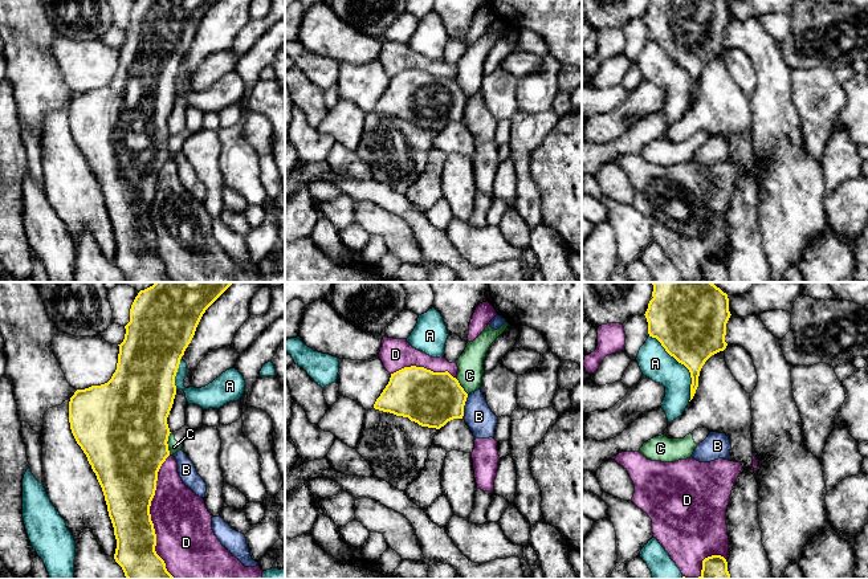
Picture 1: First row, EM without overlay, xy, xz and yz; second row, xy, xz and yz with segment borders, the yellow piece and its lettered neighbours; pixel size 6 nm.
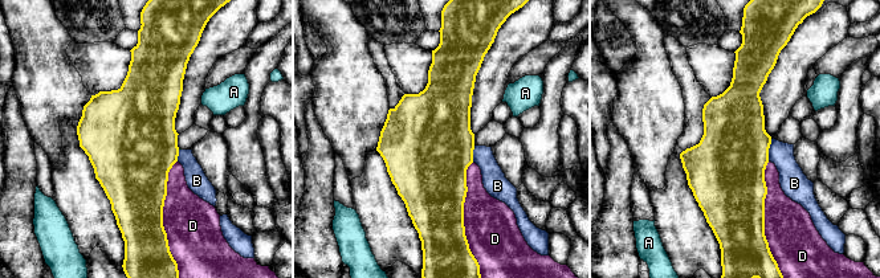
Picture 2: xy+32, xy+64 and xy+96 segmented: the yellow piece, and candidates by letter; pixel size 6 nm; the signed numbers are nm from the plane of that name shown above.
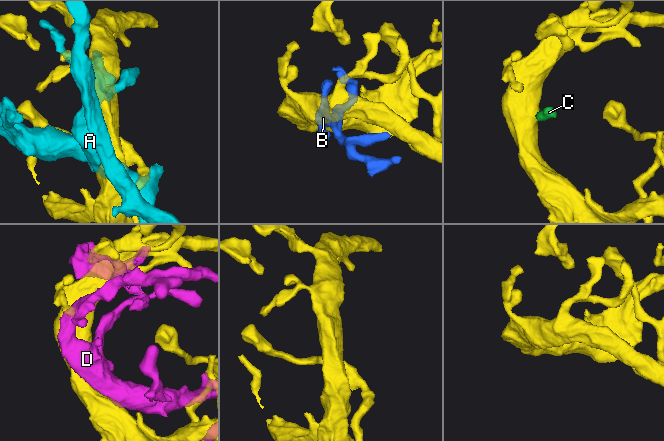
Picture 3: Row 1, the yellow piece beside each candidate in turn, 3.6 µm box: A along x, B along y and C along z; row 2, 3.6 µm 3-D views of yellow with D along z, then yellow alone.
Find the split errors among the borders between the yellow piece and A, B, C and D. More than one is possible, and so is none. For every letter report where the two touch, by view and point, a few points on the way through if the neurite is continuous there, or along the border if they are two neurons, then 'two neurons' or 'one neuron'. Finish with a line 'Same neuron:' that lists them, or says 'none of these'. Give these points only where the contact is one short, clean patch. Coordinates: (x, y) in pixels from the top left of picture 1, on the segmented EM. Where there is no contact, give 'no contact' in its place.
A: contact yz (684, 365); two neurons
B: contact xz (464, 404); border xz (468, 395), (463, 415); two neurons
C: contact xy (167, 444); border xy (171, 432), (167, 440), (168, 455); two neurons
D: contact xy (150, 517); two neurons
Same neuron: none of these

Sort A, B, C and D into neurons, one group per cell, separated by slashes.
A / B / C / D

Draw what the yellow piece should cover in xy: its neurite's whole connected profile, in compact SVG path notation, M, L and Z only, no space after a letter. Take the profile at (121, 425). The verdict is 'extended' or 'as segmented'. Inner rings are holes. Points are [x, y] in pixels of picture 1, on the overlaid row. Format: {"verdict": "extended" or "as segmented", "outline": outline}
{"verdict": "as segmented", "outline": "M155 282L140 290L130 309L130 322L125 326L125 339L119 346L117 370L111 379L101 386L77 390L69 401L72 433L87 457L102 488L109 517L114 527L117 549L115 562L127 579L175 579L156 554L156 534L150 506L155 496L158 472L170 456L167 417L176 395L175 376L205 310L233 282Z"}

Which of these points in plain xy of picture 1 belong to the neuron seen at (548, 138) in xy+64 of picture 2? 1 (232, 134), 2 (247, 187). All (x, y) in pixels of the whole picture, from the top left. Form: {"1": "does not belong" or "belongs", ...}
{"1": "belongs", "2": "belongs"}

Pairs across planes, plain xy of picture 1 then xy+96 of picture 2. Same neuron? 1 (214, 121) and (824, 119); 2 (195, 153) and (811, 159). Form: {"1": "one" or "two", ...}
{"1": "two", "2": "one"}

